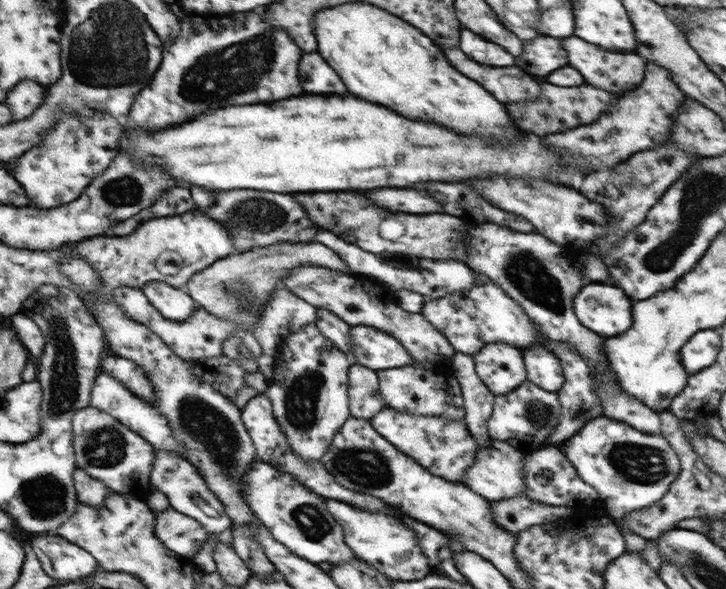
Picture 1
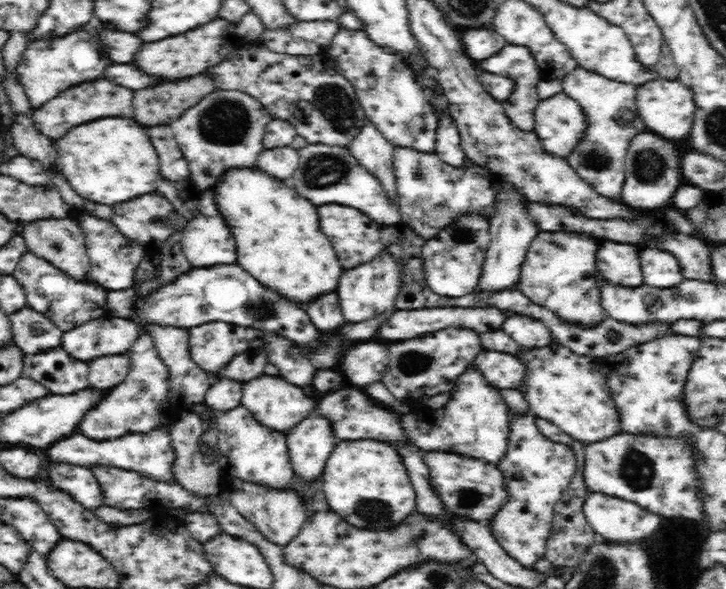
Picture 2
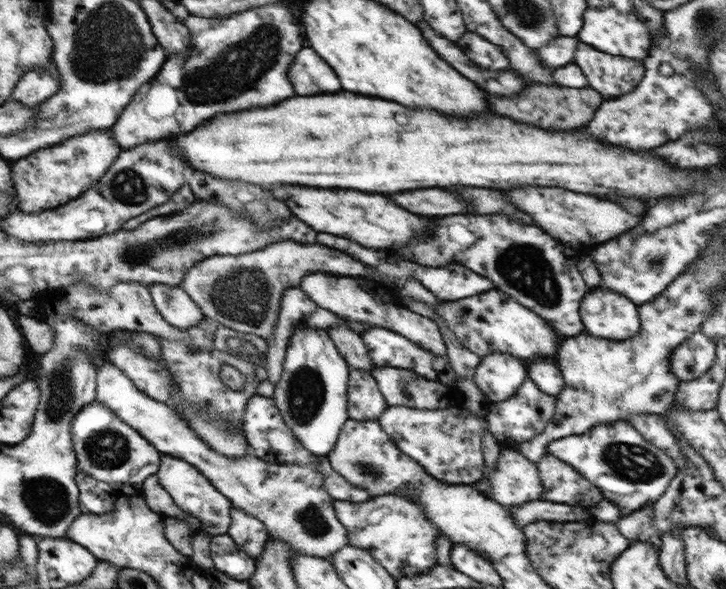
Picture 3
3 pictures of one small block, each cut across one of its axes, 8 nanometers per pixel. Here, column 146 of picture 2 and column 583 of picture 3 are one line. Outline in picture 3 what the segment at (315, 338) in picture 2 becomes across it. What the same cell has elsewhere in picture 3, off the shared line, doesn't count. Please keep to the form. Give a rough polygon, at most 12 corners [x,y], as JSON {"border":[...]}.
{"border":[[587,289],[579,314],[586,334],[622,341],[640,331],[636,303]]}

